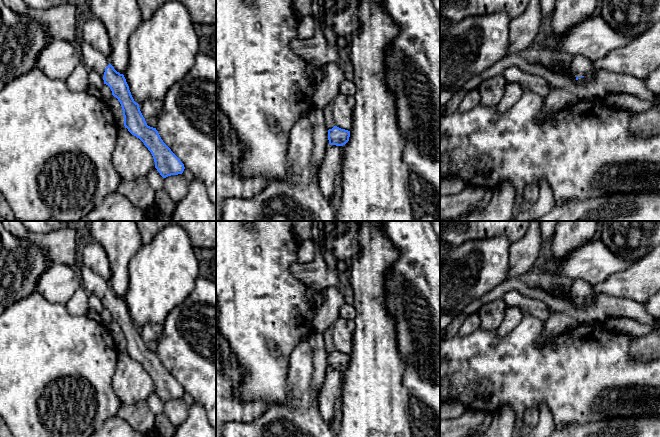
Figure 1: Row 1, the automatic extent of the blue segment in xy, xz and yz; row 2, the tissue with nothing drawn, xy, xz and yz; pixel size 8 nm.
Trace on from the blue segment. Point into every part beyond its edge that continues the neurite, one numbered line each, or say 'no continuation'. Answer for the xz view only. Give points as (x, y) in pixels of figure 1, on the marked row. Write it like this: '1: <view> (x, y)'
no continuation

